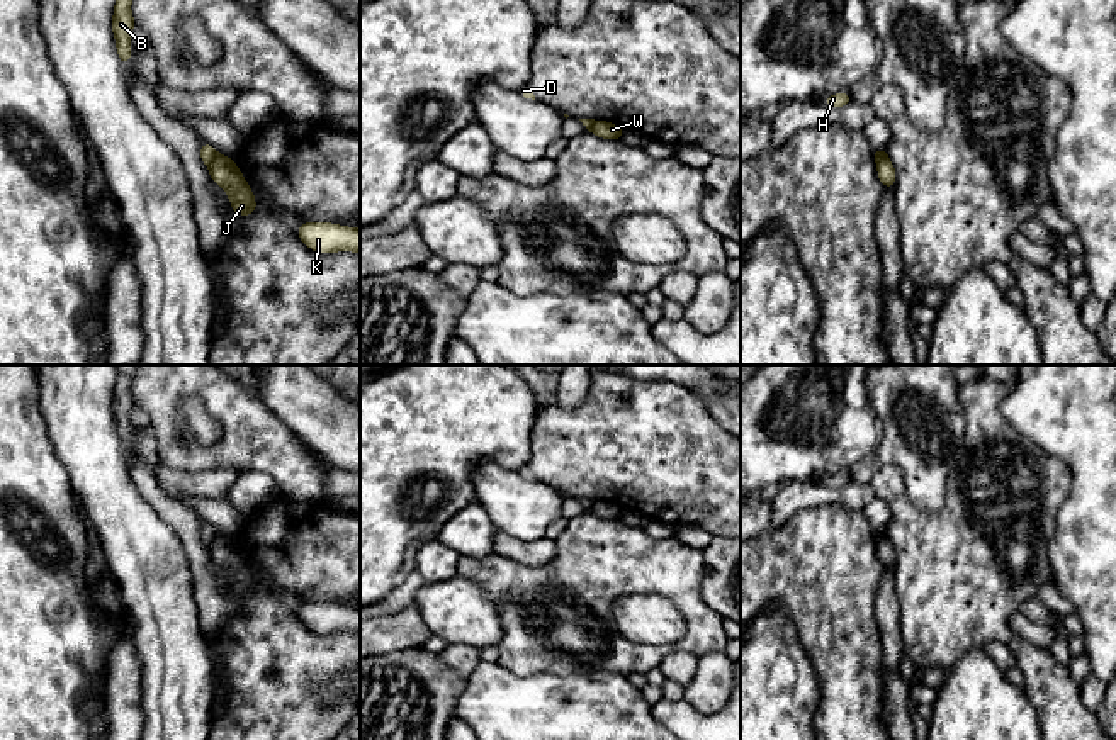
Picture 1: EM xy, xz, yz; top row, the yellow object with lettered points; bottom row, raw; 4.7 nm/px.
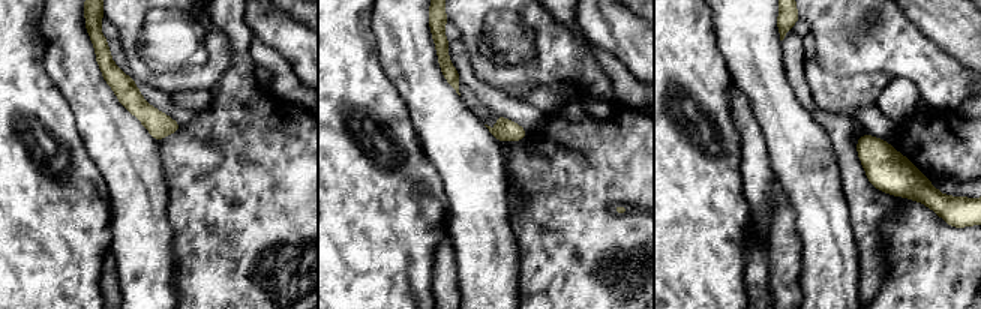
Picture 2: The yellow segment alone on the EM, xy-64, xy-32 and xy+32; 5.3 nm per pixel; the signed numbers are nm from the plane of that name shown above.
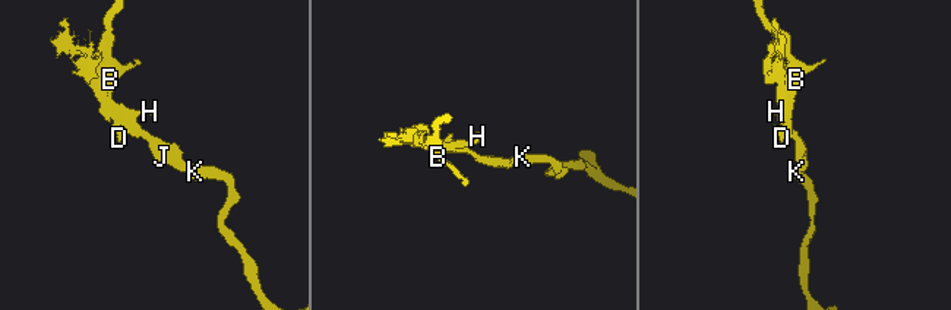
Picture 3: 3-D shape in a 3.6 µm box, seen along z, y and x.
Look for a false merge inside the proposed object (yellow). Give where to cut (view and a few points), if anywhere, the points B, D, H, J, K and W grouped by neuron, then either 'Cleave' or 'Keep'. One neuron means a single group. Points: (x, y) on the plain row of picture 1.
Split along xy (218, 535), (208, 545). Groups: B D H / J K W. Cleave

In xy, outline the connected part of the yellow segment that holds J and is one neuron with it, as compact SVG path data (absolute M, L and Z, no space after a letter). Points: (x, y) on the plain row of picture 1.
M217 535L209 545L211 558L226 570L231 589L240 596L251 596L256 591L255 575L233 538Z

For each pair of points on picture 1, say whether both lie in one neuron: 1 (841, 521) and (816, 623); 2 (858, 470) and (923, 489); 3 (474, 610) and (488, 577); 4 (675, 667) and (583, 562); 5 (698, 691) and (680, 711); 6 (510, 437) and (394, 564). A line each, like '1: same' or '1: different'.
1: same
2: same
3: different
4: different
5: different
6: same

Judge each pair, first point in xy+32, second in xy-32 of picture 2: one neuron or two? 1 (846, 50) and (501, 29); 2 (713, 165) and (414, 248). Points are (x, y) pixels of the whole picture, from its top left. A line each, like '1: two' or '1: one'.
1: two
2: one

